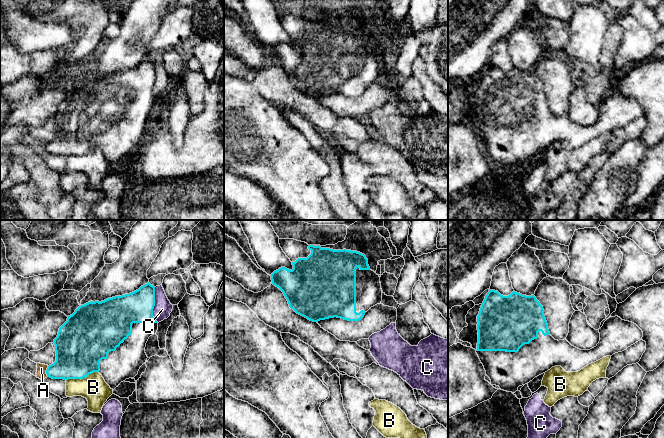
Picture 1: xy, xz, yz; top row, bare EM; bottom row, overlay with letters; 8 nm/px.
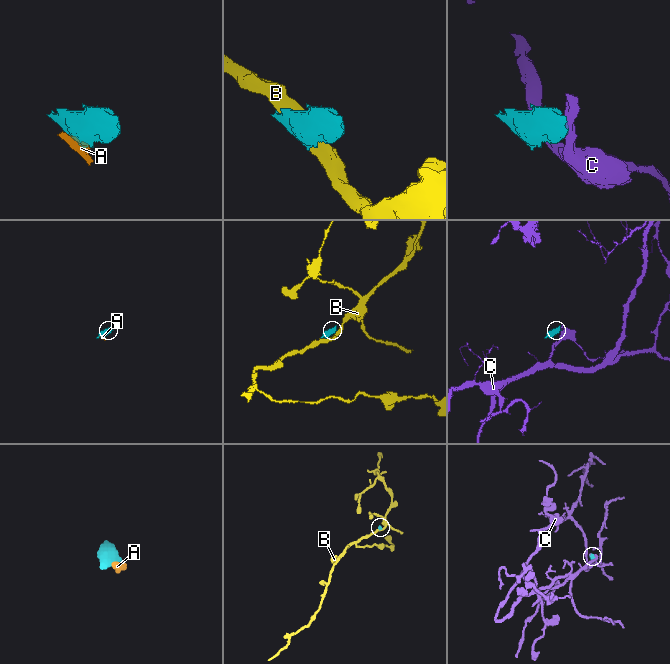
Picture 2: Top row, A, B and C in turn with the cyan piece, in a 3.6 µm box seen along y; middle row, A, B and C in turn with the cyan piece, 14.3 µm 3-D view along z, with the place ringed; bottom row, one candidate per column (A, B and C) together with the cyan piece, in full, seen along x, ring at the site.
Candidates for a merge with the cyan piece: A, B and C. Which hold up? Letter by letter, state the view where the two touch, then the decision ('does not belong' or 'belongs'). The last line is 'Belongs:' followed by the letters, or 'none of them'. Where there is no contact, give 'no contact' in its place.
A: meets cyan in xy; does not belong
B: meets cyan in xy; does not belong
C: meets cyan in xy; does not belong
Belongs: none of them

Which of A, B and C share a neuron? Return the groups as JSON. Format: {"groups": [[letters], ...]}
{"groups": [["A"], ["B"], ["C"]]}

